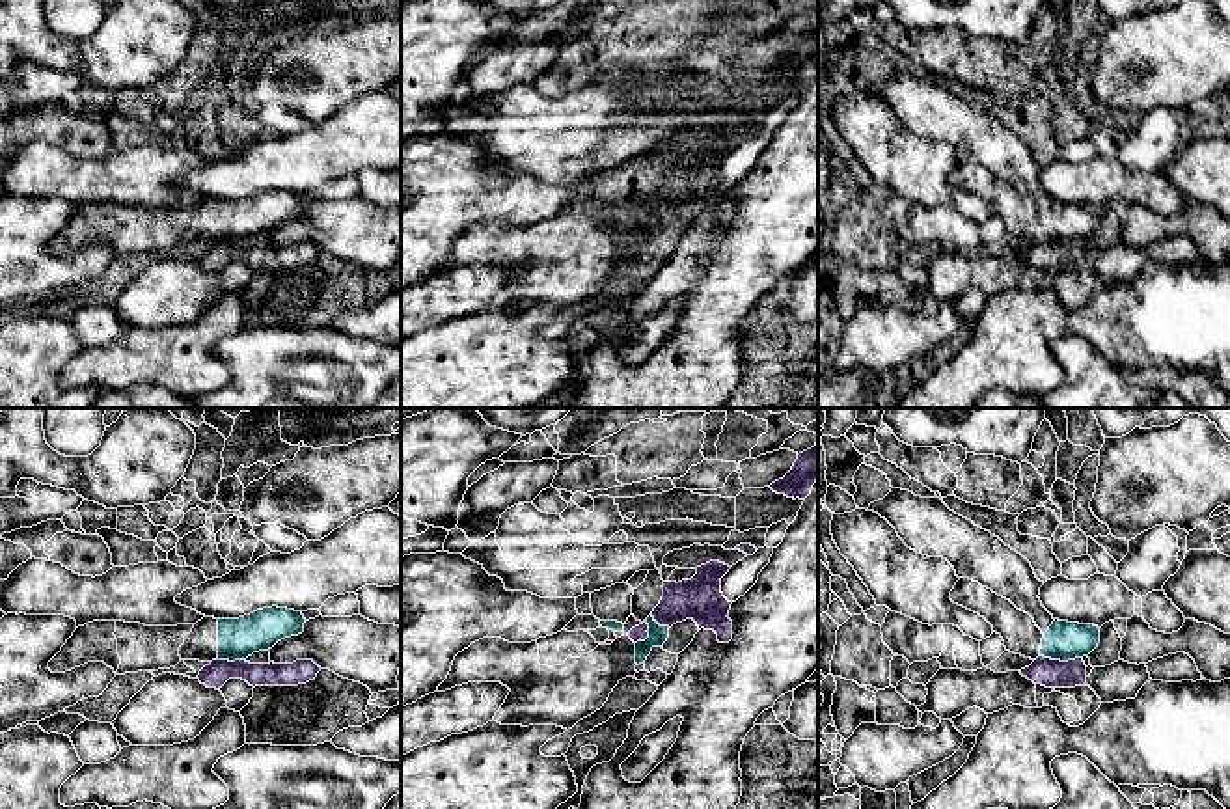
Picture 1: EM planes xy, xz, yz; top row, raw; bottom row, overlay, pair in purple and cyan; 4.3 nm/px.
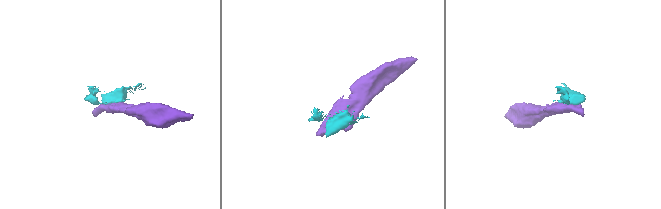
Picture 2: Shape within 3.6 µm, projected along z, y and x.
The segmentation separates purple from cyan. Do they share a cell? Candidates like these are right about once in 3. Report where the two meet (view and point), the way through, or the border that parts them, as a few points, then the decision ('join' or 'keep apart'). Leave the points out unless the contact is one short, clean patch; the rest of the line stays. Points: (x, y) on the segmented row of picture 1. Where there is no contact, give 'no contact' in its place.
meets purple in yz at (1059, 660); border along yz (1040, 655), (1052, 660), (1081, 658); keep apart

